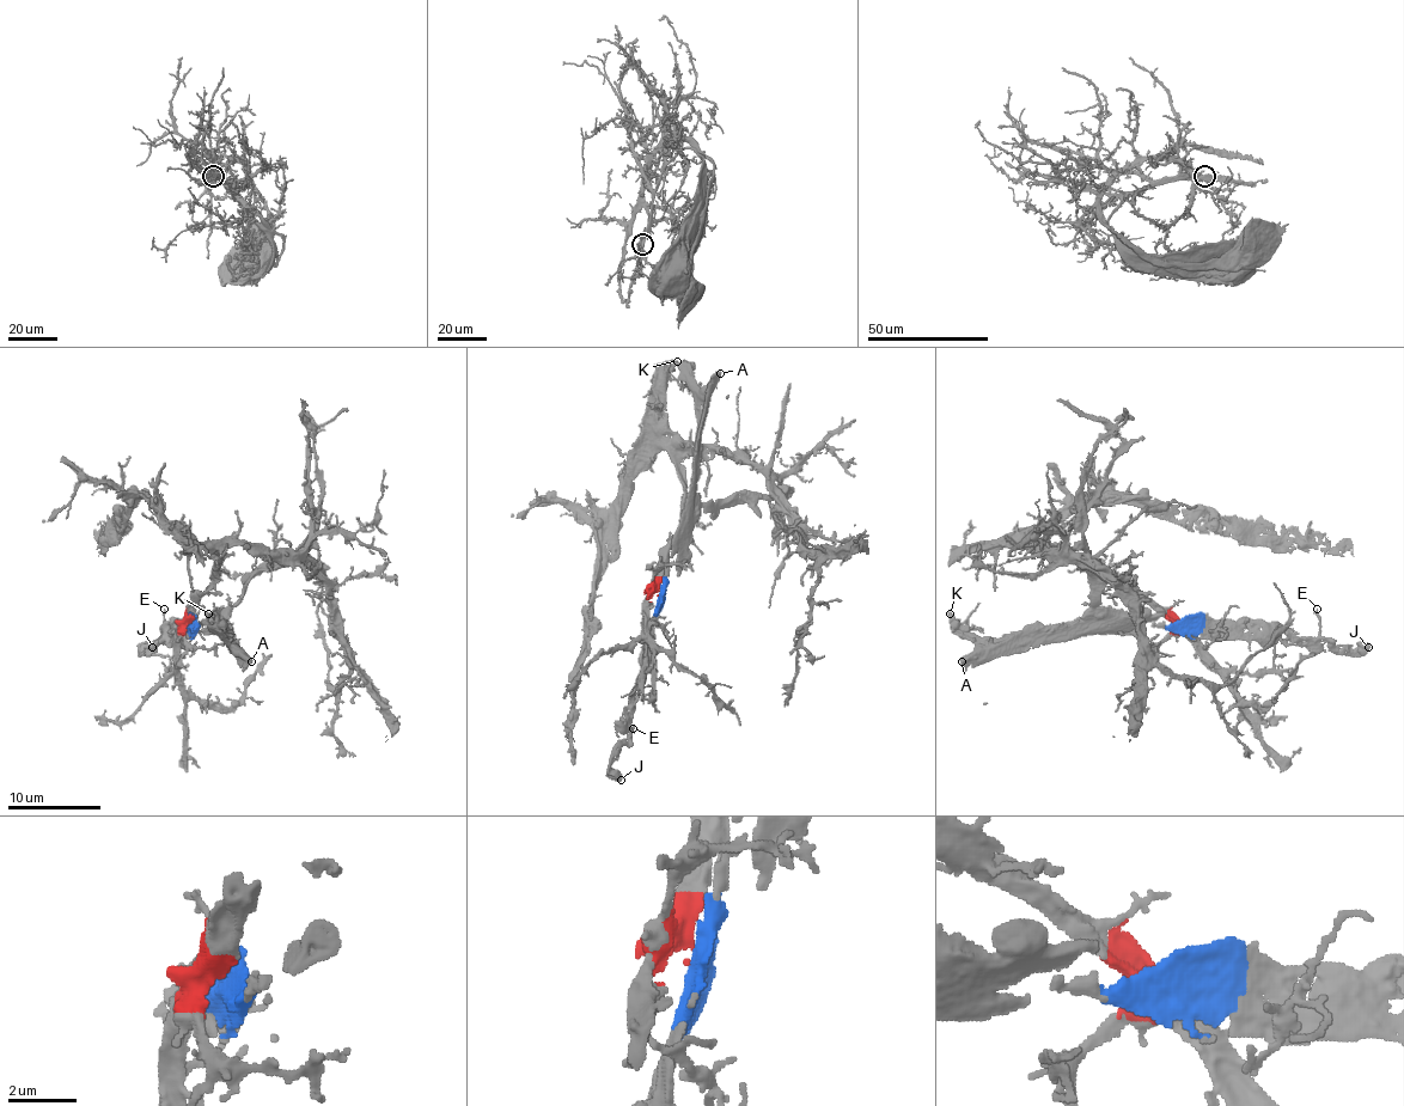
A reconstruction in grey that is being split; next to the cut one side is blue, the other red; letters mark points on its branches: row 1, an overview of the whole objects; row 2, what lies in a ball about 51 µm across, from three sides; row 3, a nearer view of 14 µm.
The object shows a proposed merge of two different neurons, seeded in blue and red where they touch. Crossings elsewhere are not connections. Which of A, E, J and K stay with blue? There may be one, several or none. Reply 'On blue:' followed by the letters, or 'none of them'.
On blue: A, E, J, K

